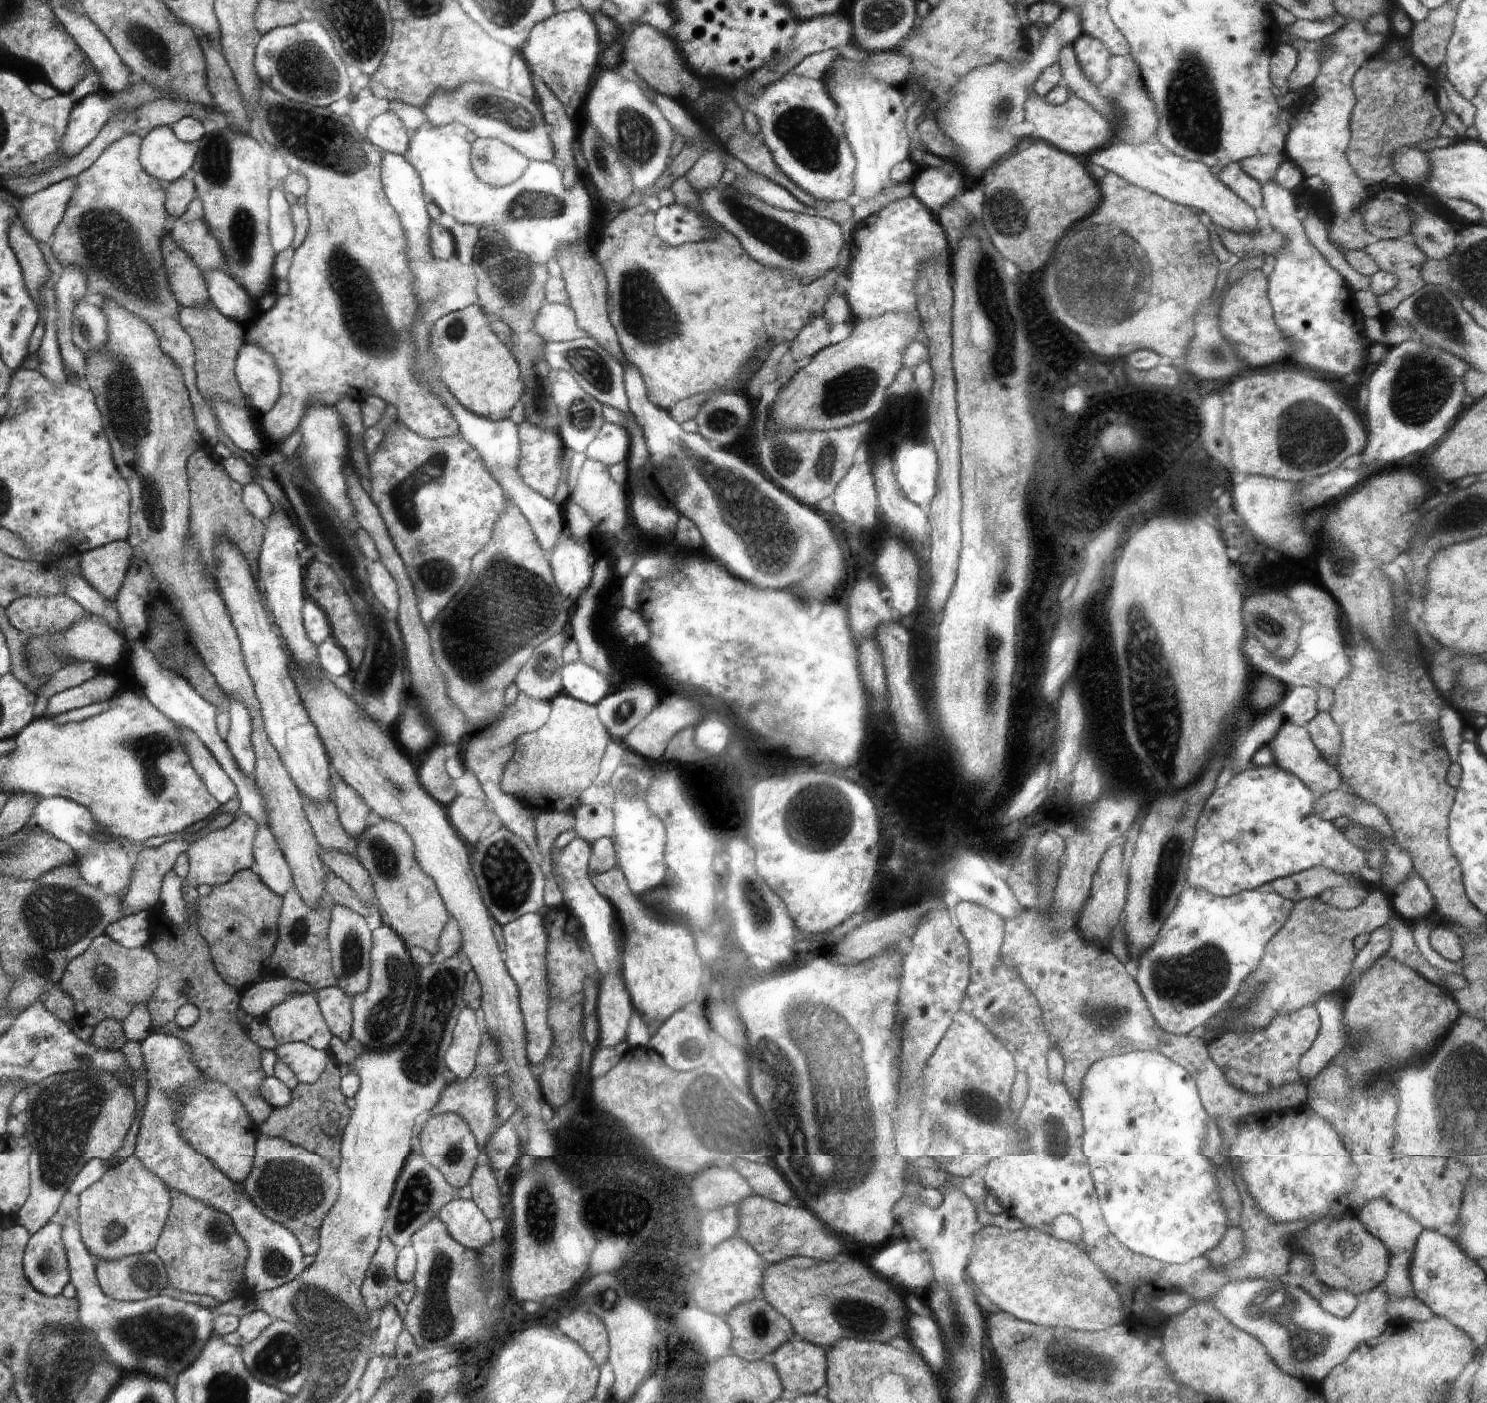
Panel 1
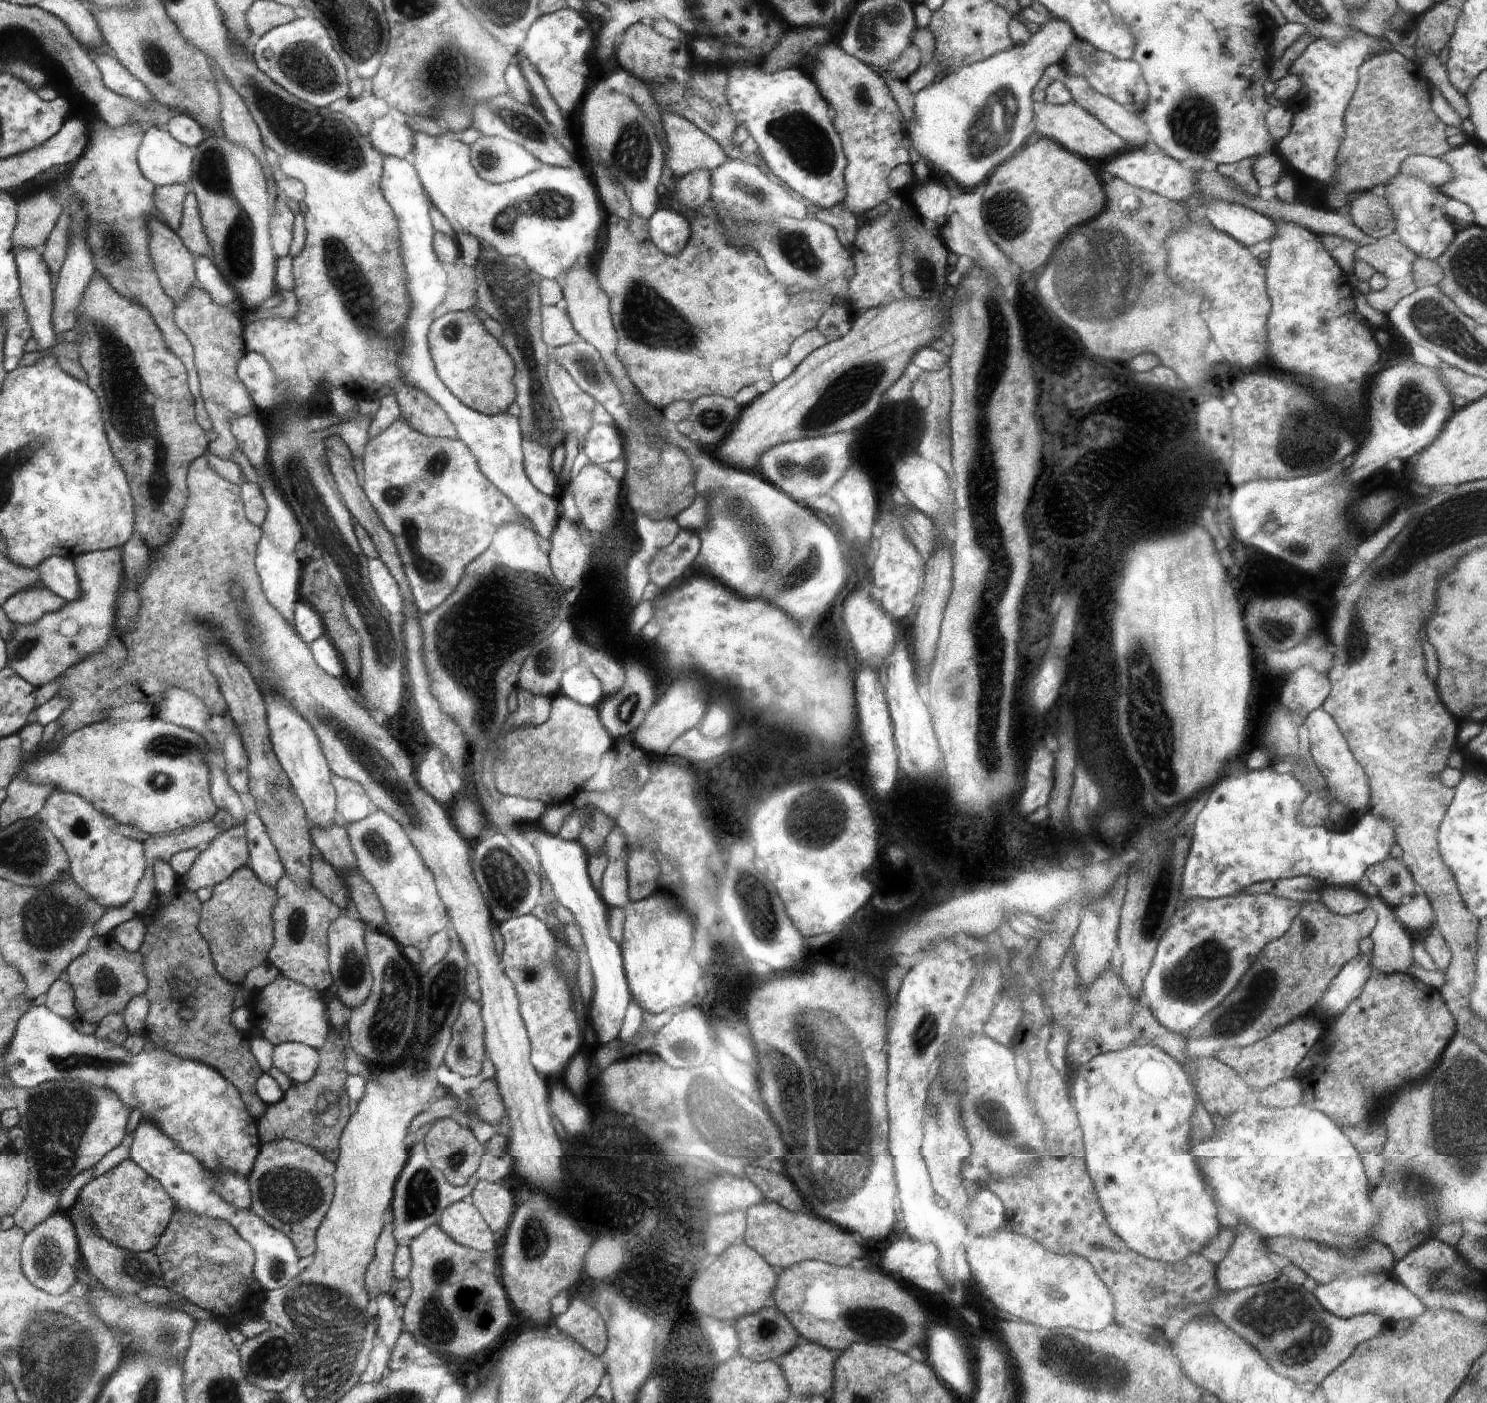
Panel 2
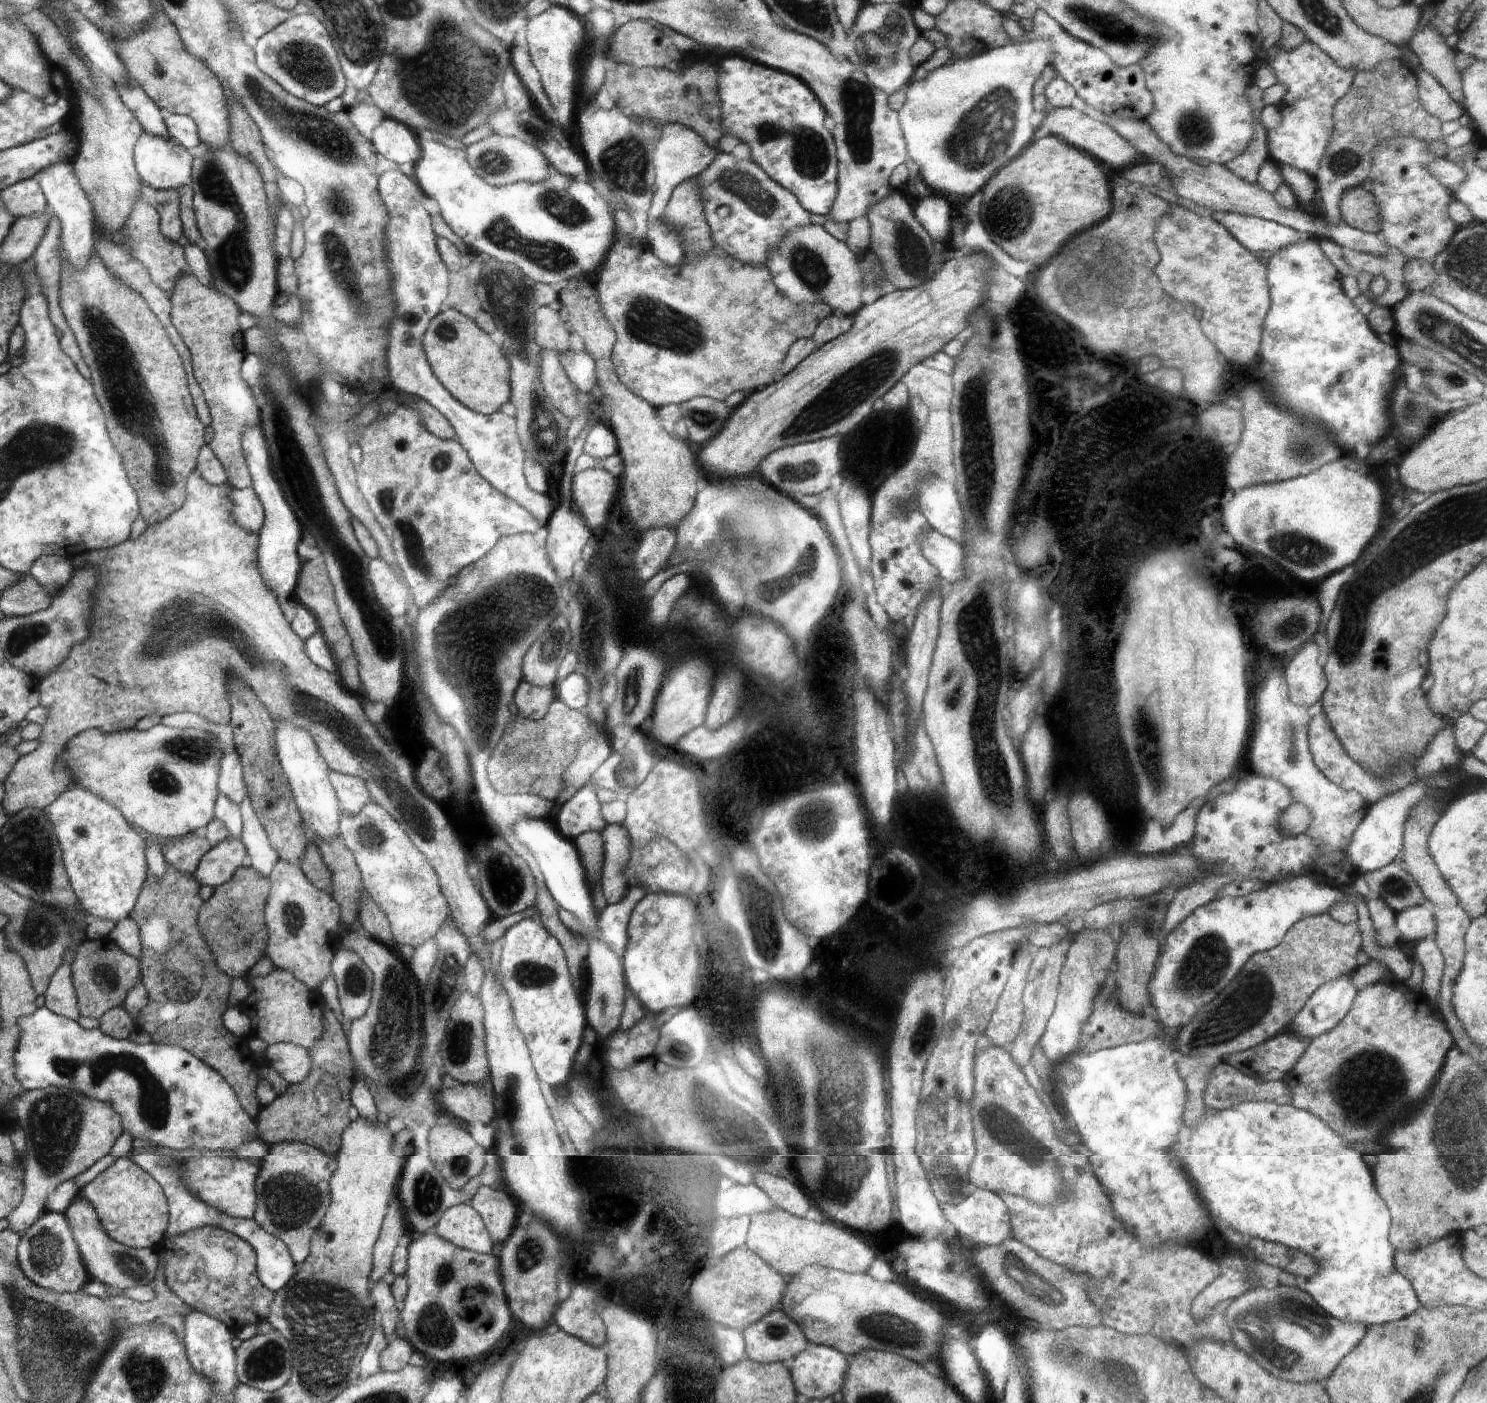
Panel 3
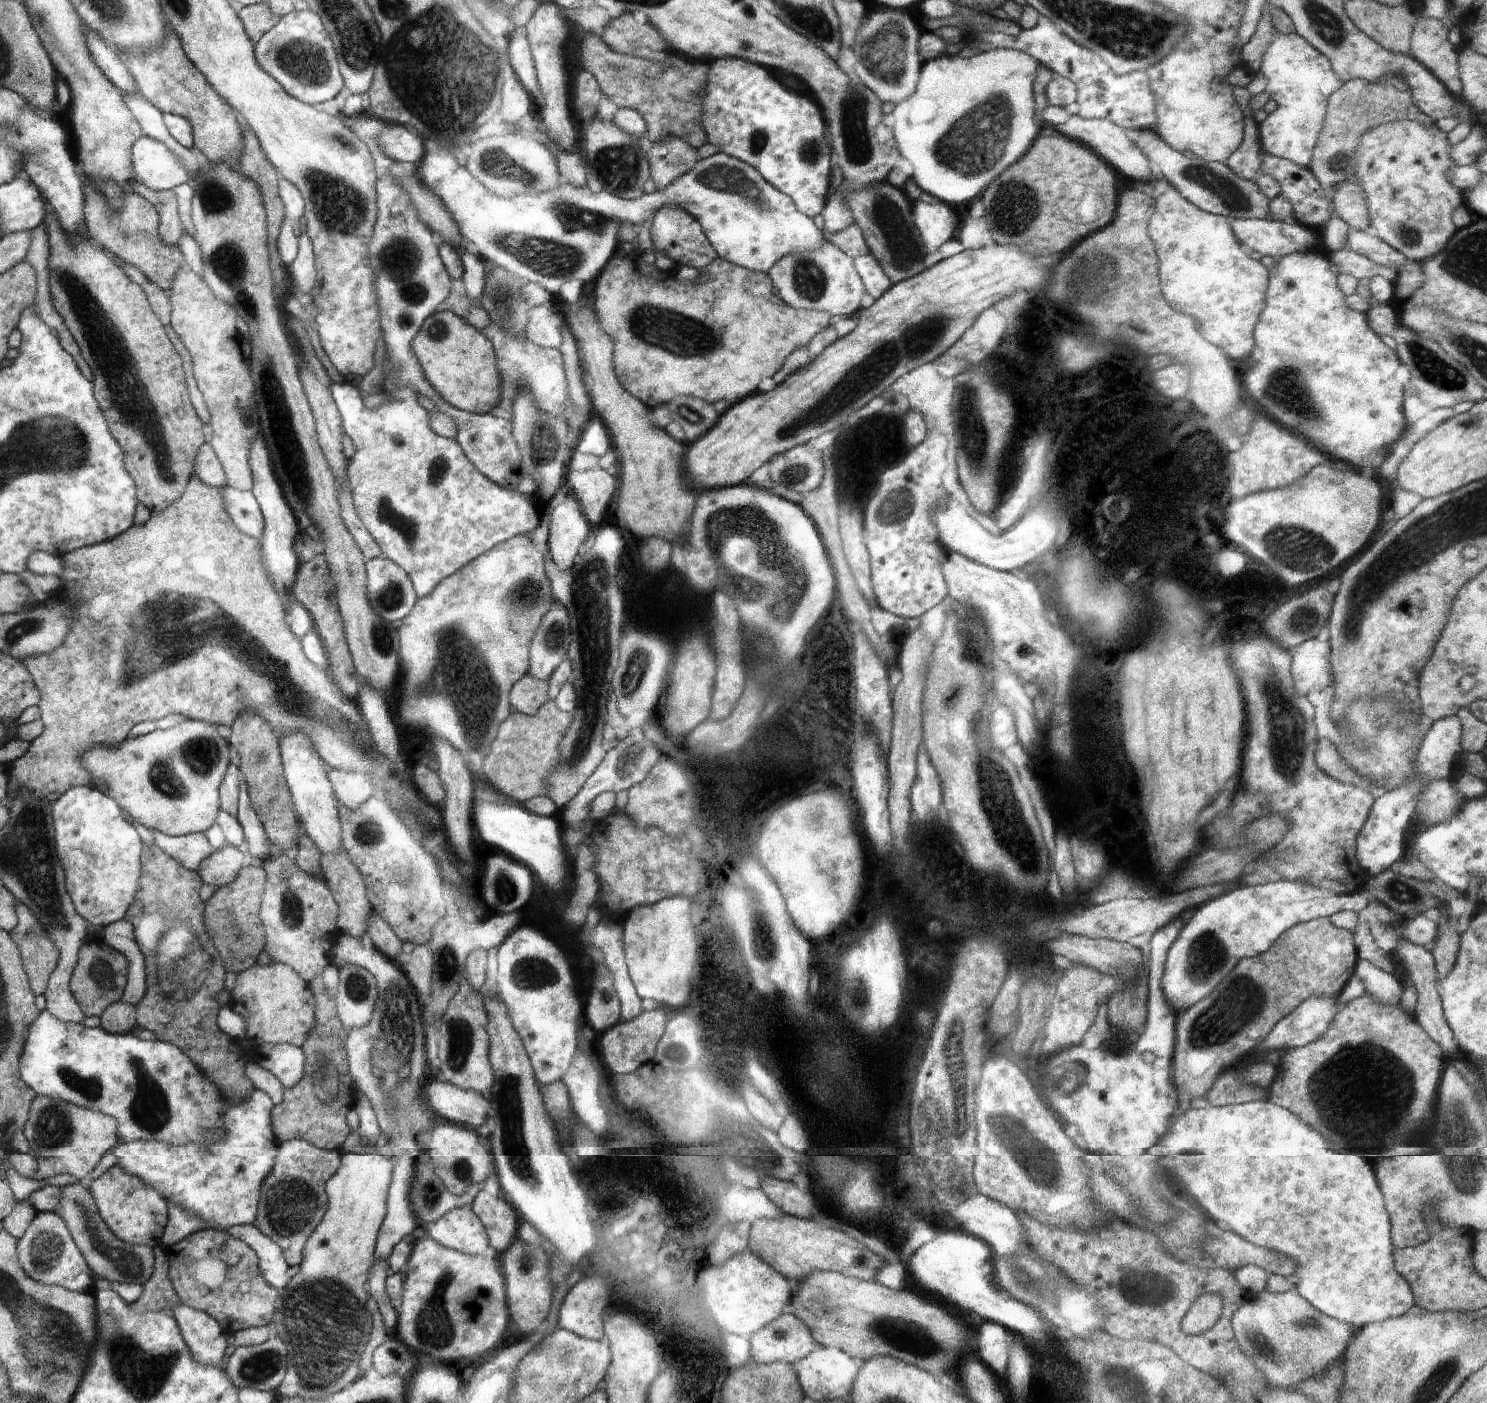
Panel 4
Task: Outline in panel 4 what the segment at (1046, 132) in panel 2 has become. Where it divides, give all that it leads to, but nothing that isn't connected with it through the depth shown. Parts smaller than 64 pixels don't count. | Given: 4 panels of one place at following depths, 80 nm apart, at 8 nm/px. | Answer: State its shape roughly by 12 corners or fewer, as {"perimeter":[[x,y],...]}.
{"perimeter":[[1078,114],[1048,125],[1090,146],[1120,174],[1148,180],[1151,164],[1128,130]]}

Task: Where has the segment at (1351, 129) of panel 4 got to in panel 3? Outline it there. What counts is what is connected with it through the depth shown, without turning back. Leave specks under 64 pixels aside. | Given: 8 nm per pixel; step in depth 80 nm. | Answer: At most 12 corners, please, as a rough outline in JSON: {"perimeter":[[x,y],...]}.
{"perimeter":[[1400,59],[1358,71],[1316,174],[1322,214],[1369,180],[1375,150],[1416,137],[1445,157],[1441,120]]}

